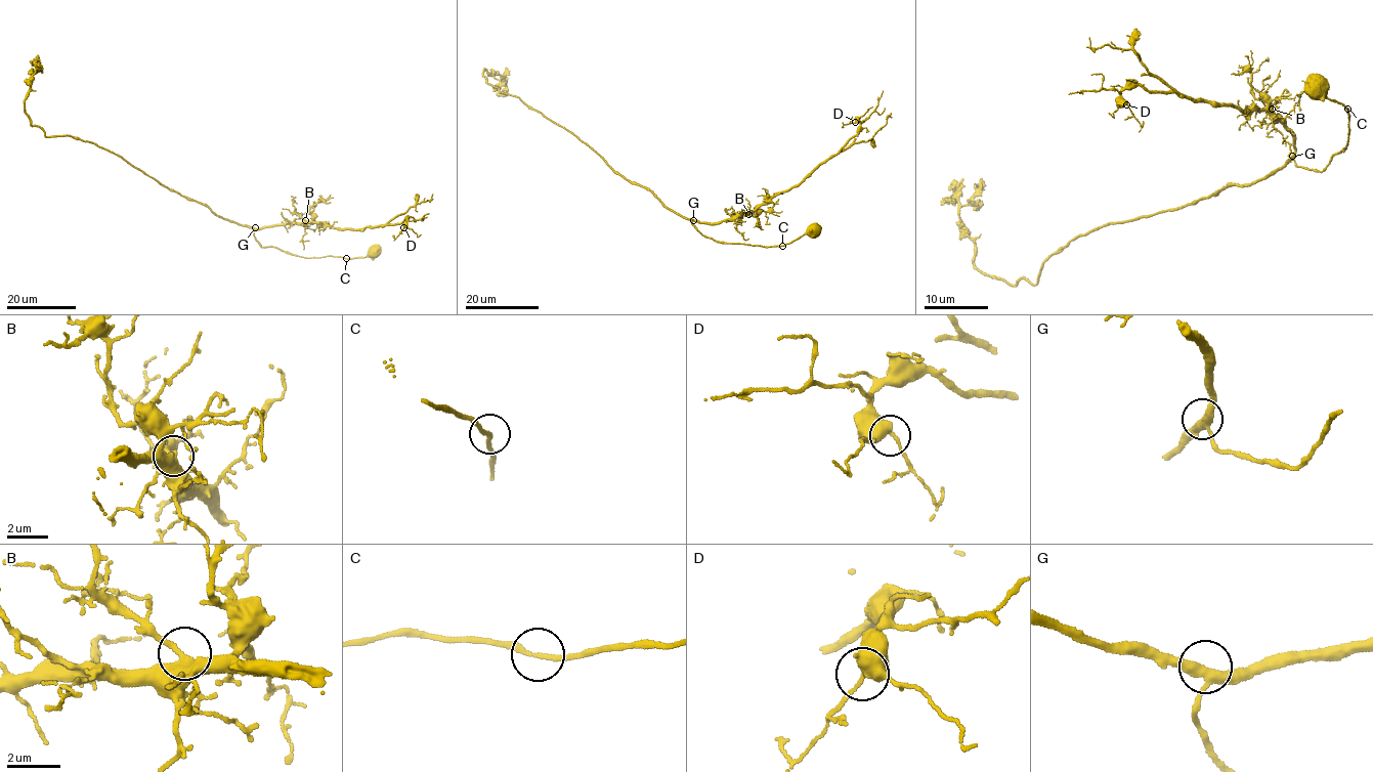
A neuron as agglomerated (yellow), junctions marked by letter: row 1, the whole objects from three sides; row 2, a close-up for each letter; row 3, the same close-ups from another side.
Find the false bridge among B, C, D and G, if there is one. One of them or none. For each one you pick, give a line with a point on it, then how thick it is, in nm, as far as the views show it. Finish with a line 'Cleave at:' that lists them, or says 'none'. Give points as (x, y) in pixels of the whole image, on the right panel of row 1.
Cleave at: none

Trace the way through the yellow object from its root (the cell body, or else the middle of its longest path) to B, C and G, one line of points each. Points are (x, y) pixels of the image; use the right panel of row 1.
B: (1317, 89), (1348, 109), (1349, 116), (1345, 149), (1335, 154), (1322, 171), (1295, 162), (1290, 130), (1272, 109)
C: (1317, 89), (1324, 97), (1348, 109)
G: (1317, 89), (1324, 97), (1348, 109), (1347, 144), (1342, 152), (1335, 154), (1322, 171), (1300, 167), (1292, 156)

